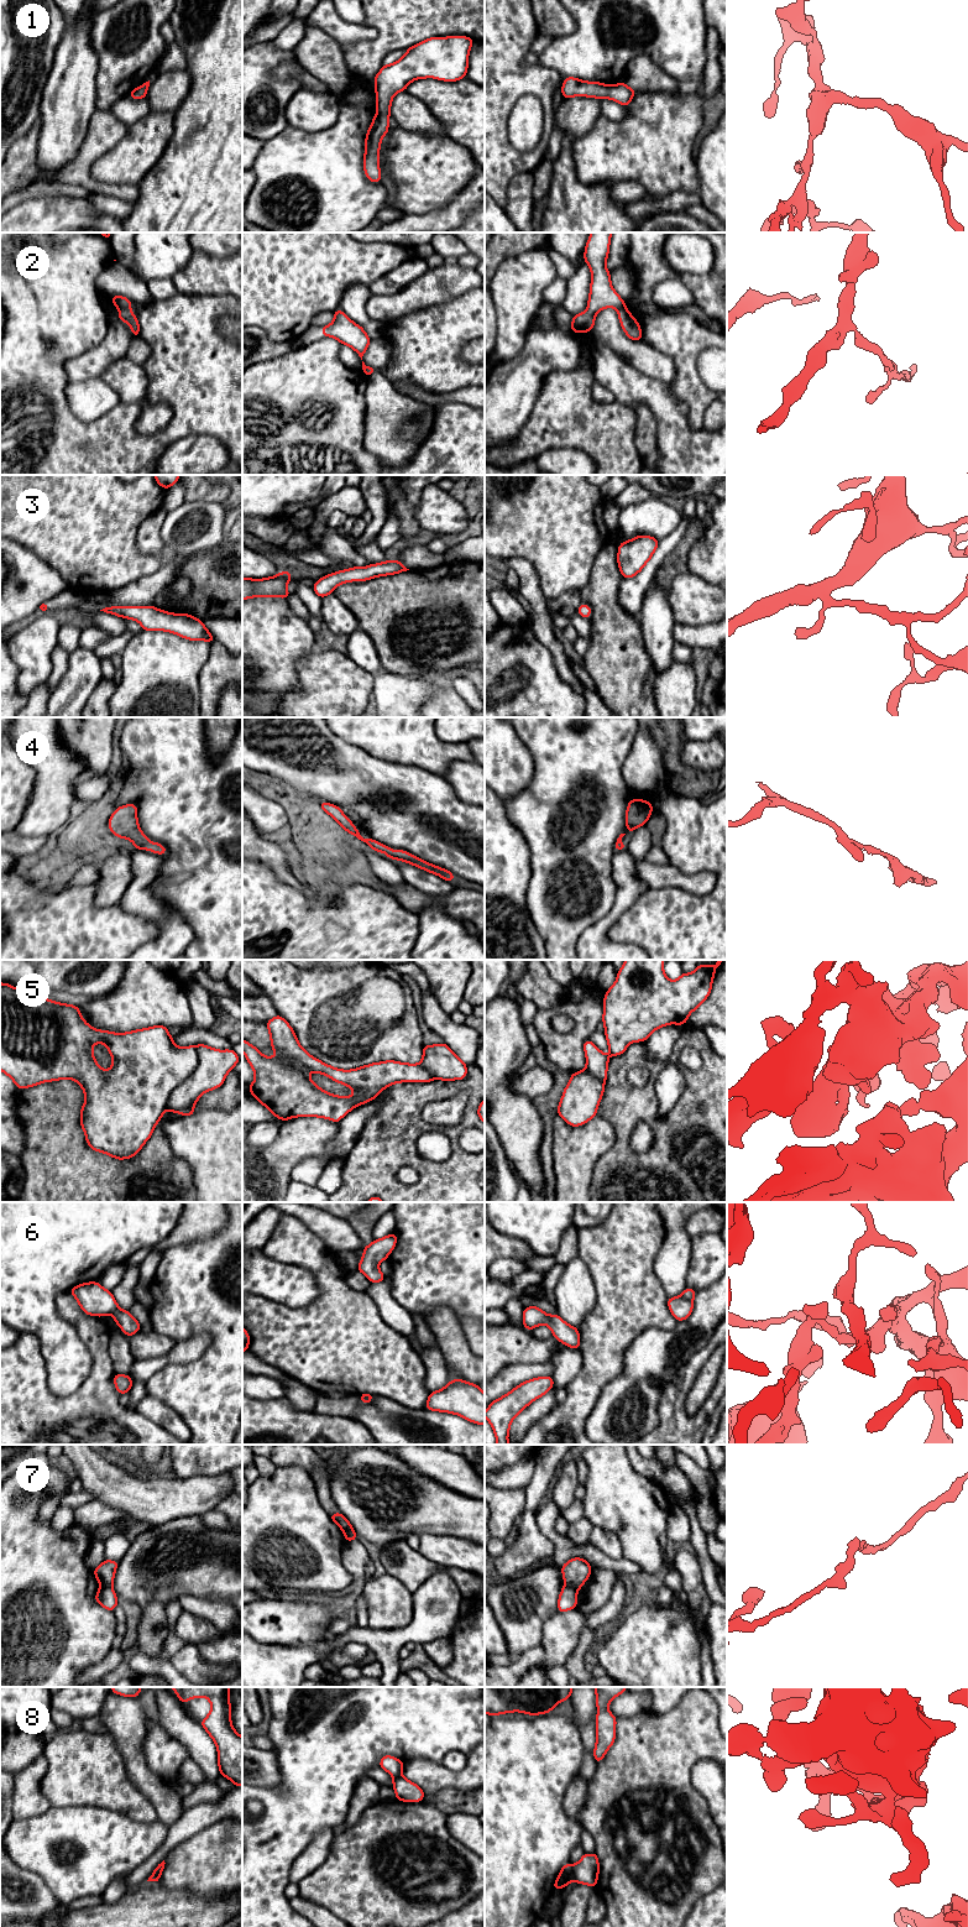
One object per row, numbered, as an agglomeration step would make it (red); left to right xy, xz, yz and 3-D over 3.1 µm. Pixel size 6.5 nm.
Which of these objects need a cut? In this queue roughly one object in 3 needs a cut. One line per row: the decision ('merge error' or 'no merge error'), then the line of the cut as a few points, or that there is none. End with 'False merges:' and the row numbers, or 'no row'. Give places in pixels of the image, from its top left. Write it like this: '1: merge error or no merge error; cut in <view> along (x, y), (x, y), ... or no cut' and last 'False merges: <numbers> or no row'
1: no merge error; no cut
2: merge error; cut in xy along (129, 306), (120, 309)
3: no merge error; no cut
4: no merge error; no cut
5: no merge error; no cut
6: no merge error; no cut
7: merge error; cut in xy along (100, 1585), (111, 1587)
8: merge error; cut in yz along (571, 1865), (573, 1875)
False merges: 2, 7, 8

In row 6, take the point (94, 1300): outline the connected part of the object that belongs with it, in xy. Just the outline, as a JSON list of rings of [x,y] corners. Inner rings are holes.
[[[98,1281],[79,1284],[69,1292],[75,1297],[84,1314],[99,1317],[110,1314],[126,1337],[141,1331],[138,1321],[129,1311],[121,1310],[113,1291],[104,1289]]]

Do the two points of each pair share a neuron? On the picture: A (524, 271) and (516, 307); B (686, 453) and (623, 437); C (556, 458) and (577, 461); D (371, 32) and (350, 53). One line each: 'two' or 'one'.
A: one
B: two
C: one
D: two

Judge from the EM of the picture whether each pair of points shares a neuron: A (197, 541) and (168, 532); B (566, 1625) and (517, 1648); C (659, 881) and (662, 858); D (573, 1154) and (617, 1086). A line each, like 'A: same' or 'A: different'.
A: same
B: different
C: different
D: different

